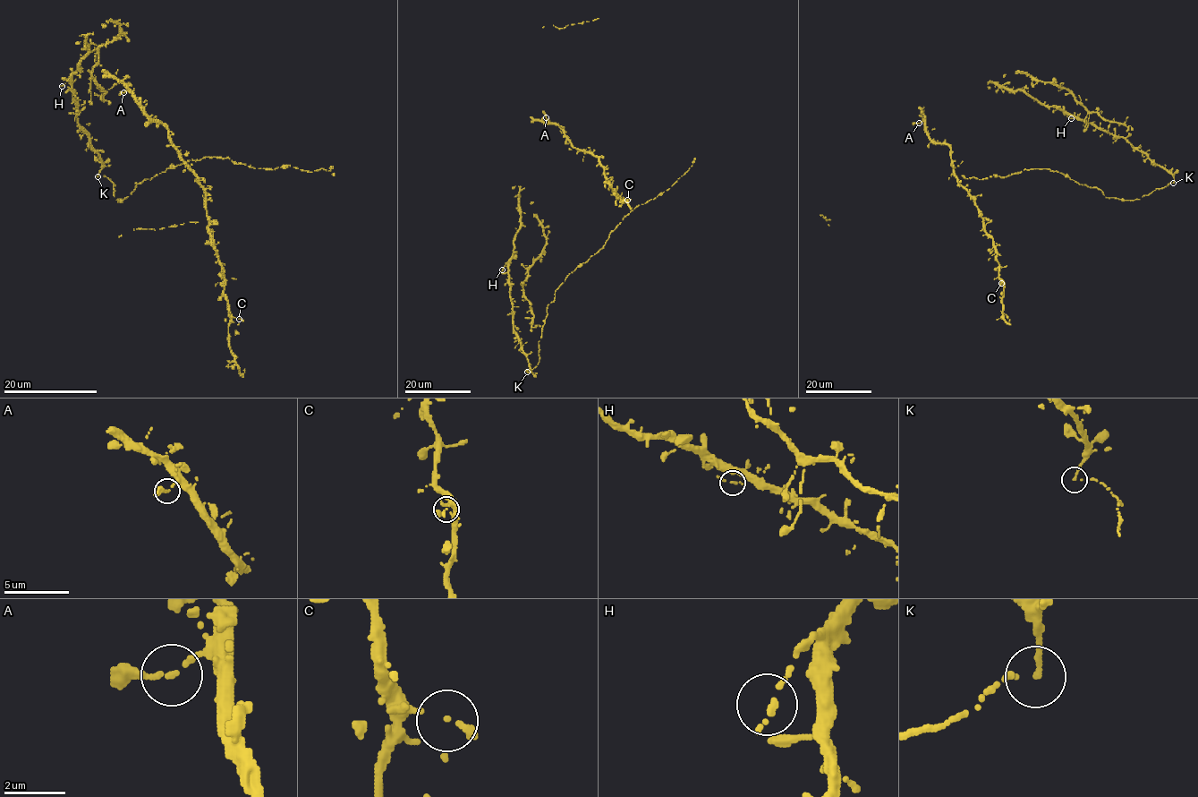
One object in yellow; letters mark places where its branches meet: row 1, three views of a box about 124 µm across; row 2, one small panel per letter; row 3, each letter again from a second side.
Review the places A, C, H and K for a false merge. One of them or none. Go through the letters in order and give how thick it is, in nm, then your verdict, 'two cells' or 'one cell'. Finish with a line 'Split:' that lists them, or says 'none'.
A: calibre 160 nm; one cell
C: calibre 100 nm; one cell
H: calibre 190 nm; one cell
K: calibre 150 nm; two cells
Split: K

